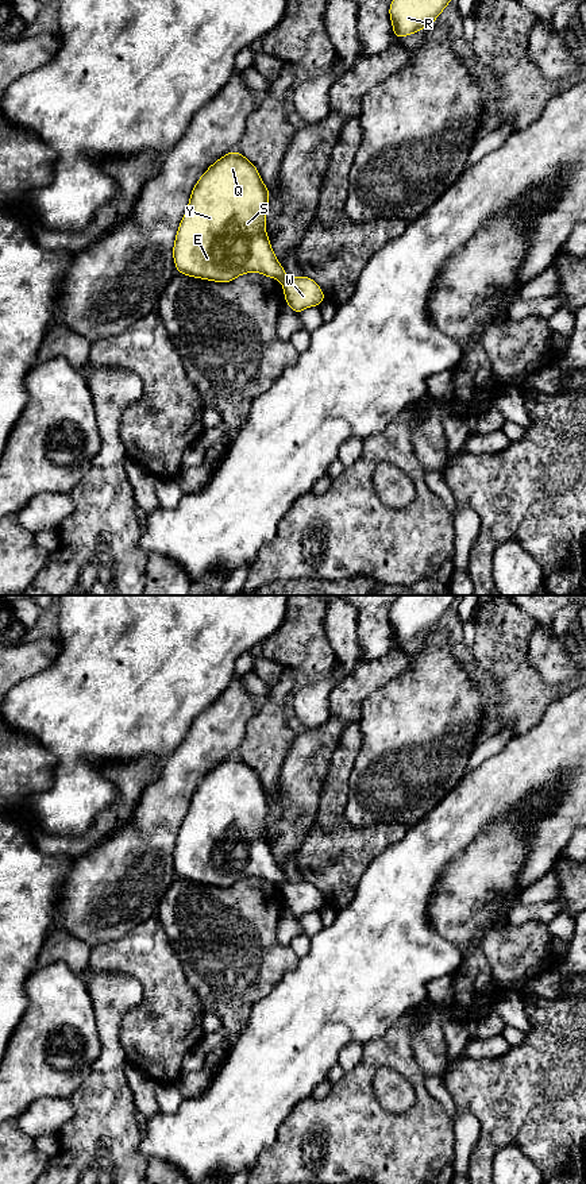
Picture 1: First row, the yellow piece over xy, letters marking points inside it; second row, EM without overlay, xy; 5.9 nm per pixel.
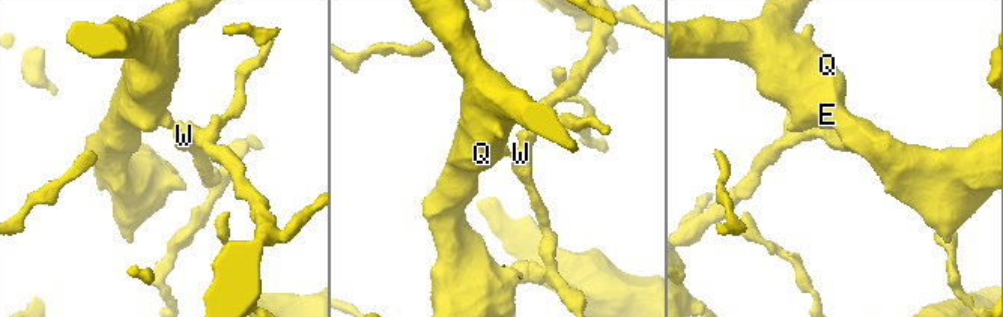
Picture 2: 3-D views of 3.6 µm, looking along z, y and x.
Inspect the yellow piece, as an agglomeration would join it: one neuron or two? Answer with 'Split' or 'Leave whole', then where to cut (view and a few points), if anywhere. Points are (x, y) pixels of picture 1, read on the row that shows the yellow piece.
Split. Split along xy (285, 274), (281, 281)

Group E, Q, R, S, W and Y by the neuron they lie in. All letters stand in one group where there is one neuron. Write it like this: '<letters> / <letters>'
E Q R S Y / W

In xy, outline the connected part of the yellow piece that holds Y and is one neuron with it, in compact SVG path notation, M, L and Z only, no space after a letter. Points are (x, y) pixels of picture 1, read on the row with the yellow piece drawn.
M235 150L219 158L196 182L178 225L173 246L177 271L220 284L247 273L261 273L282 282L285 269L266 234L267 208L269 188L258 169Z

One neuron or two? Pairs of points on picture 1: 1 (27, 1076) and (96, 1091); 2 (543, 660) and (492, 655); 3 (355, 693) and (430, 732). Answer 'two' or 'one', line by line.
1: two
2: two
3: two

